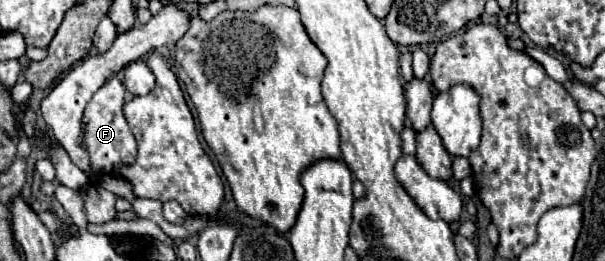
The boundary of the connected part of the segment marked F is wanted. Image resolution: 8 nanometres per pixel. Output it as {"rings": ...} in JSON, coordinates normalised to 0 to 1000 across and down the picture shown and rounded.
{"rings":[[[187,299],[157,352],[157,368],[150,375],[150,391],[140,414],[134,567],[140,567],[147,582],[147,613],[150,613],[147,651],[144,651],[147,682],[170,667],[174,644],[177,644],[177,667],[187,667],[190,628],[220,628],[223,621],[226,552],[223,552],[223,521],[217,513],[210,460],[203,444],[203,368],[207,368],[203,322],[197,314],[197,299]]]}

